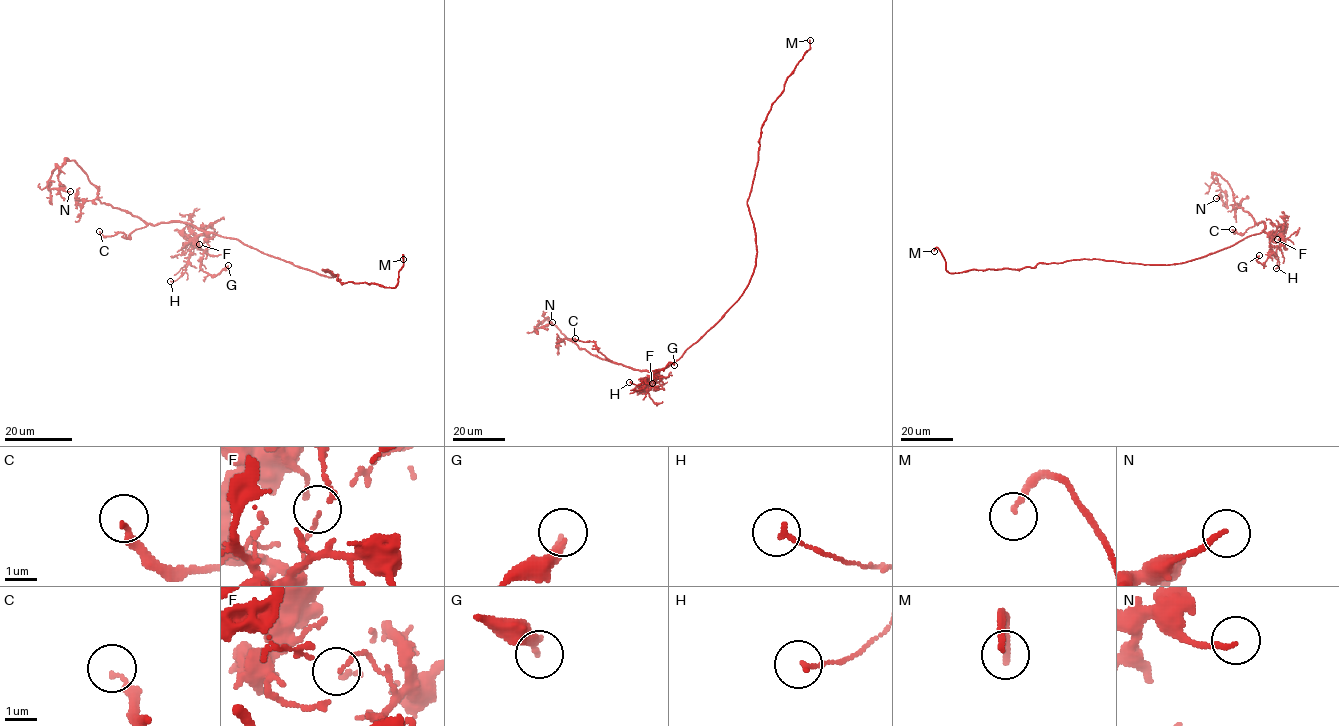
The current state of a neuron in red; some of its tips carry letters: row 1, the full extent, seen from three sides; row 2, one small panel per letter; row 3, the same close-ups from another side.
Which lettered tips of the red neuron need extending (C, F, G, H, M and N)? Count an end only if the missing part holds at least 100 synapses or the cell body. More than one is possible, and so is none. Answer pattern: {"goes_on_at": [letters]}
{"goes_on_at": ["M"]}

